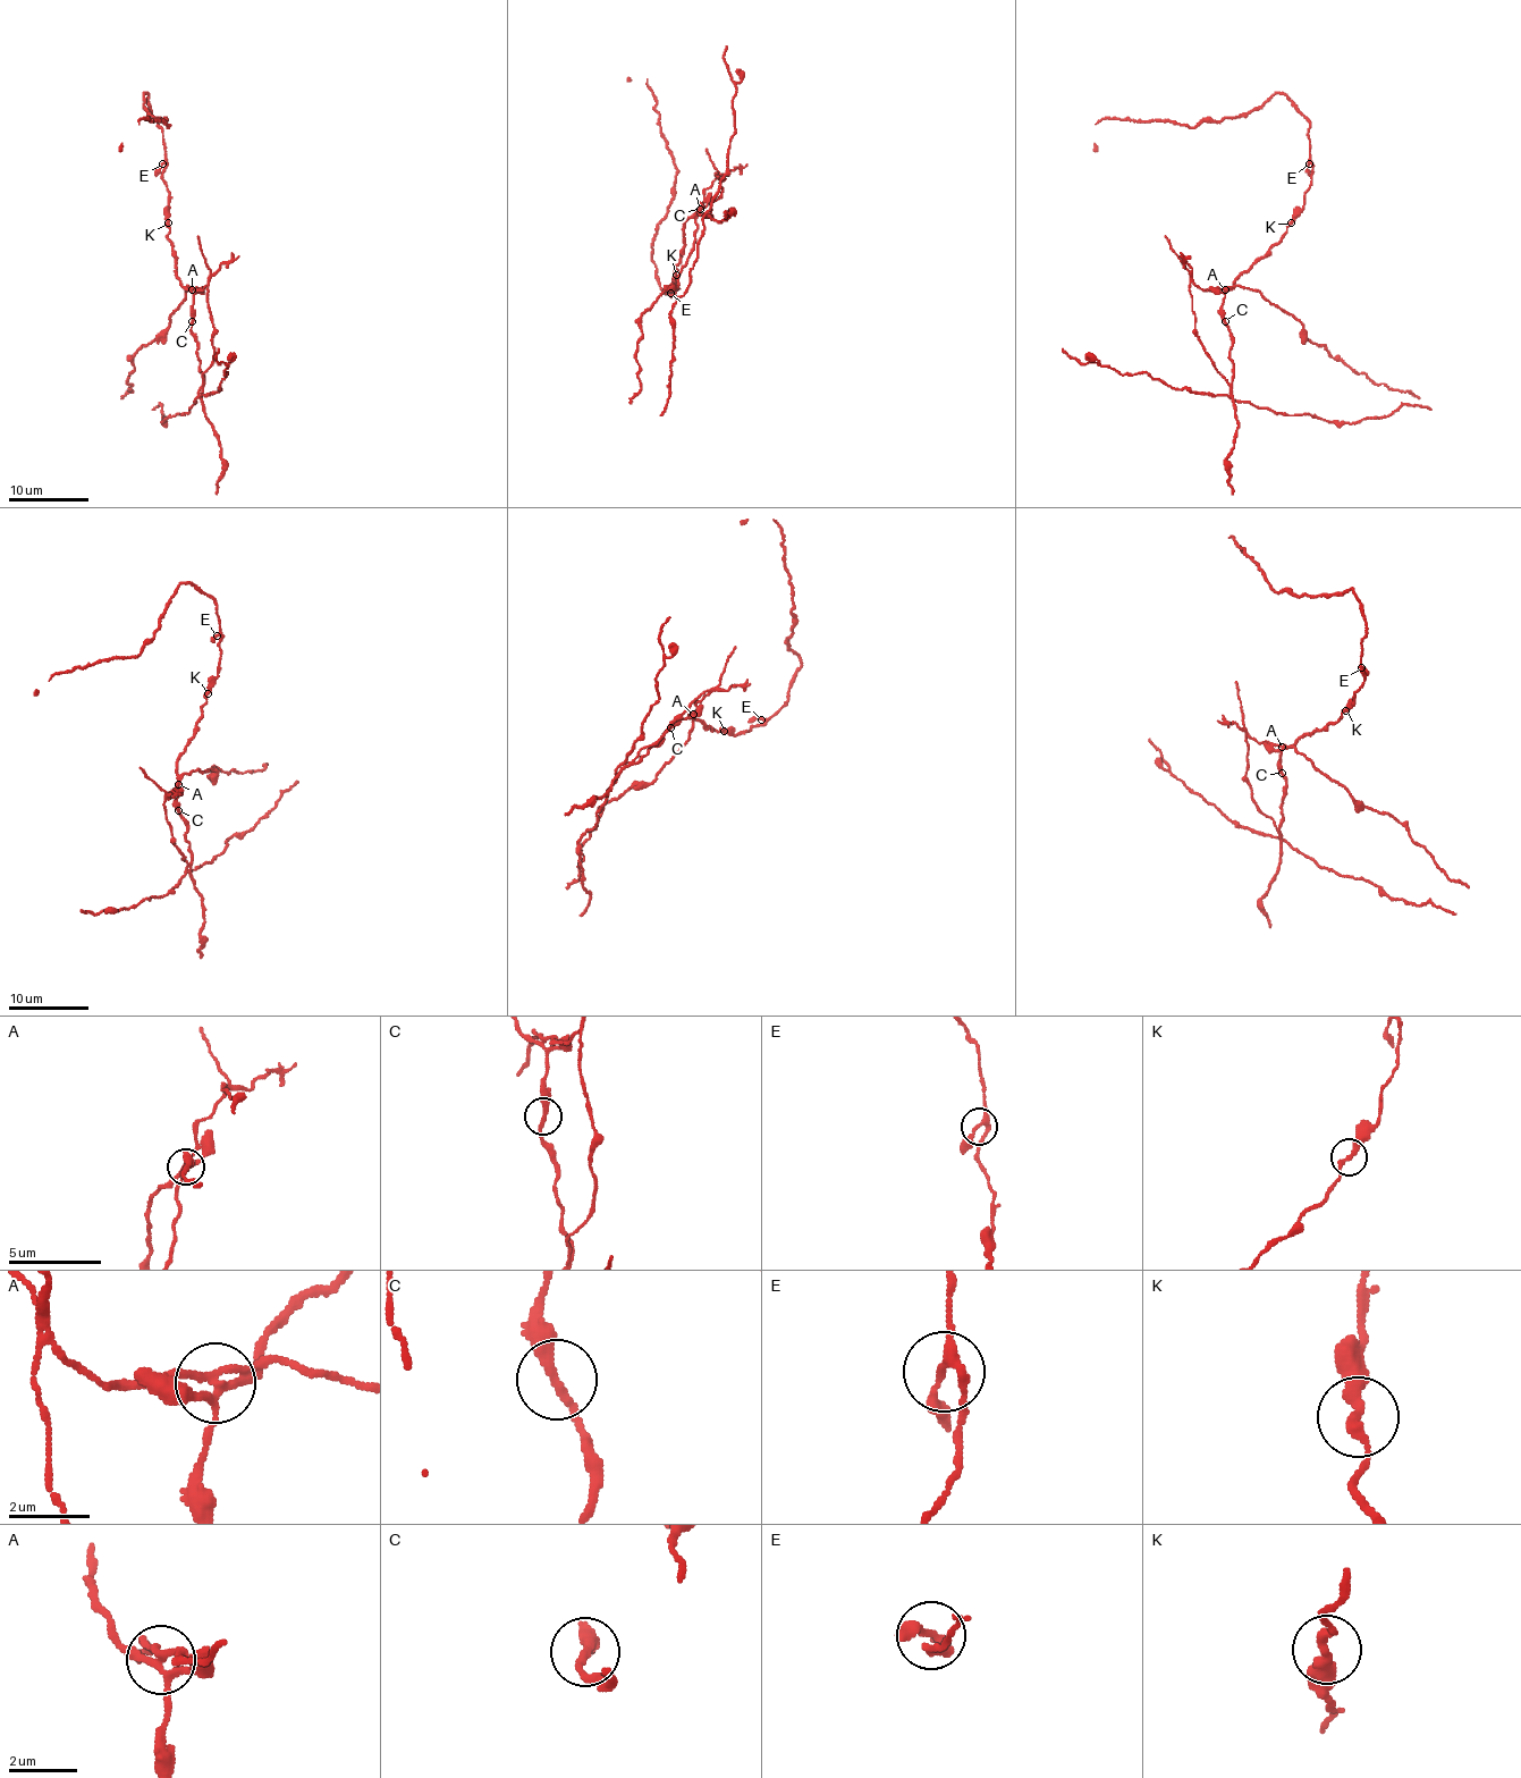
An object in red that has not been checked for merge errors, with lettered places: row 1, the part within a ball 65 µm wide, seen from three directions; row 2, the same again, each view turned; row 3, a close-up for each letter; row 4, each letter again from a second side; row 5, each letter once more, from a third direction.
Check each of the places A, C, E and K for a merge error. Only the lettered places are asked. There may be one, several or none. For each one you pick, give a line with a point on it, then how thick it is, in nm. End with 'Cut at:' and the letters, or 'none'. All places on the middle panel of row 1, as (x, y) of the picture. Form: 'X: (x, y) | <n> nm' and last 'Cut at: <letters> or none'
A: (700, 209) | 200 nm
Cut at: A

